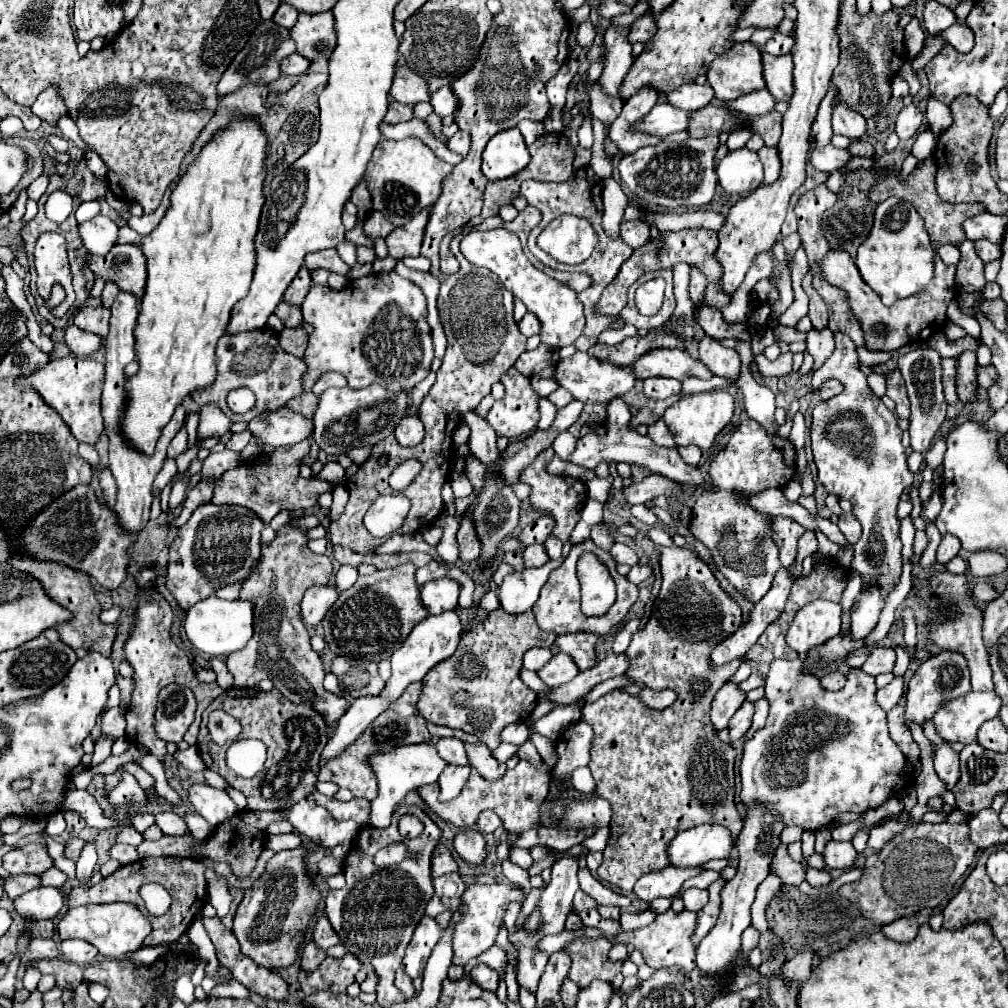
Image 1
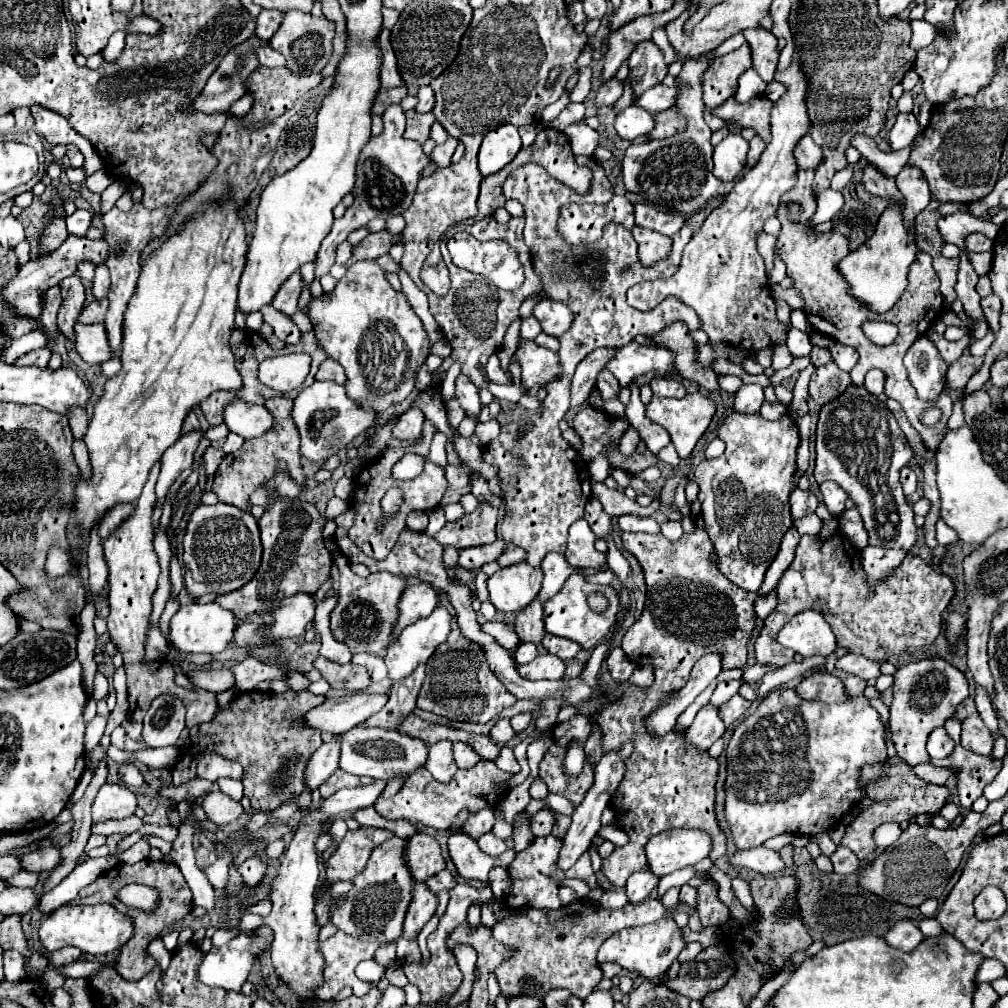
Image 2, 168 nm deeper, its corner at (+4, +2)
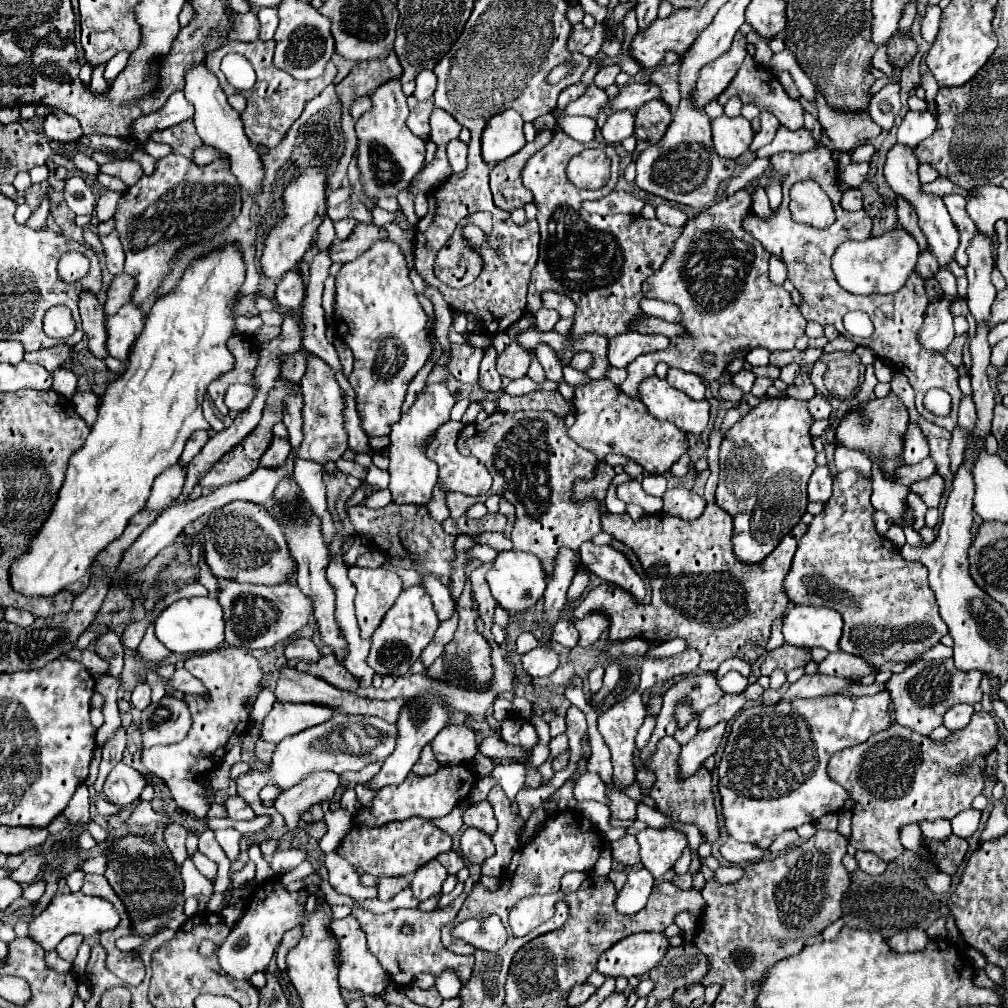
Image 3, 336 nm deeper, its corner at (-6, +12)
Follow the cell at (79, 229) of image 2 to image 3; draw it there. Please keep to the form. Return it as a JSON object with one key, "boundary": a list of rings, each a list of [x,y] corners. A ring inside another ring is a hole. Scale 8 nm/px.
{"boundary":[[[72,174],[70,178],[66,178],[64,198],[66,198],[68,208],[74,214],[92,214],[96,206],[96,198],[80,174]]]}

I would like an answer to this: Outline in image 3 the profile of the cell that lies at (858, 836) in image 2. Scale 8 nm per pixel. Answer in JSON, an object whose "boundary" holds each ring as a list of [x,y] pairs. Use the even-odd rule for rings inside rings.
{"boundary":[[[974,712],[970,724],[958,732],[952,732],[944,742],[936,742],[928,736],[918,736],[918,732],[906,726],[892,724],[890,728],[886,728],[886,732],[878,732],[862,744],[834,754],[828,764],[828,774],[834,782],[842,784],[854,800],[852,834],[848,838],[850,844],[856,850],[874,852],[884,862],[892,862],[902,856],[906,850],[900,842],[902,826],[938,818],[952,820],[958,812],[972,808],[972,800],[980,796],[986,786],[986,756],[994,752],[996,744],[998,728],[994,716],[988,712]]]}

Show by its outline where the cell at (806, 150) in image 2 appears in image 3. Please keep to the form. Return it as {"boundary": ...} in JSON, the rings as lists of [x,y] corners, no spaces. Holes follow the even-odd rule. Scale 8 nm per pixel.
{"boundary":[[[780,126],[774,140],[770,144],[758,148],[756,156],[762,158],[762,156],[774,156],[778,152],[806,152],[814,146],[816,146],[816,142],[812,140],[812,134],[806,128],[792,132],[792,130]]]}

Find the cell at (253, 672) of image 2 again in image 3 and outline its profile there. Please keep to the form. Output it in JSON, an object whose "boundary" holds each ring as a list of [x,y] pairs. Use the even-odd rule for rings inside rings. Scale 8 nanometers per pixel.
{"boundary":[[[332,654],[322,656],[316,664],[312,665],[299,662],[296,669],[308,670],[308,672],[316,674],[318,678],[326,680],[328,684],[334,684],[334,688],[342,688],[348,692],[356,692],[356,688],[358,688],[358,682],[354,680],[354,676],[350,672],[346,672],[346,668],[342,668]]]}

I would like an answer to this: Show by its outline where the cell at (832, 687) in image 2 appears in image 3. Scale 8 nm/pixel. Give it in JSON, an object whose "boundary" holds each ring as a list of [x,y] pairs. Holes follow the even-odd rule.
{"boundary":[[[810,674],[802,676],[798,682],[790,684],[782,700],[790,702],[794,698],[818,698],[818,696],[828,696],[836,694],[840,688],[848,686],[844,678],[834,678],[834,676],[824,676],[824,674]]]}

